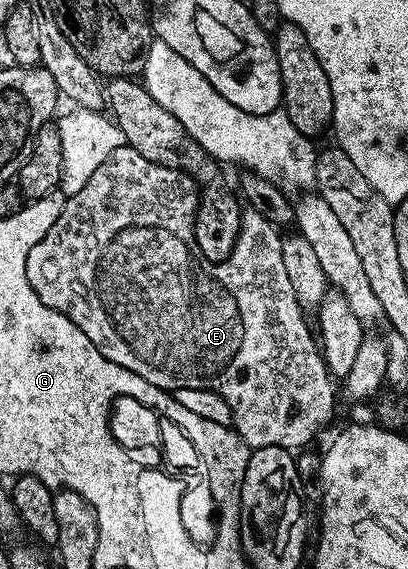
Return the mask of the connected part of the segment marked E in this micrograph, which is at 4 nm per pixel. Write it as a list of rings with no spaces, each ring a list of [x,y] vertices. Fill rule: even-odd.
[[[126,145],[113,149],[109,157],[89,177],[85,189],[81,193],[70,196],[60,206],[59,216],[55,223],[50,224],[44,230],[43,235],[33,245],[27,254],[27,276],[29,285],[41,297],[45,305],[57,309],[89,341],[95,343],[95,348],[106,359],[121,365],[131,371],[132,376],[141,377],[146,383],[153,384],[163,393],[174,393],[181,389],[205,389],[216,391],[231,410],[231,422],[233,430],[238,433],[247,446],[257,447],[286,447],[288,449],[303,449],[307,443],[327,422],[331,419],[331,382],[333,376],[323,361],[320,344],[316,336],[307,328],[303,320],[304,308],[300,307],[297,297],[293,293],[293,285],[289,285],[289,276],[285,273],[285,261],[281,257],[281,245],[283,240],[275,224],[269,222],[264,215],[247,213],[242,216],[239,229],[233,239],[228,259],[220,258],[218,261],[206,259],[197,249],[197,241],[193,237],[193,225],[195,224],[195,211],[199,208],[201,198],[200,188],[194,179],[182,171],[176,171],[174,167],[157,165],[153,161],[145,161],[137,149]]]

